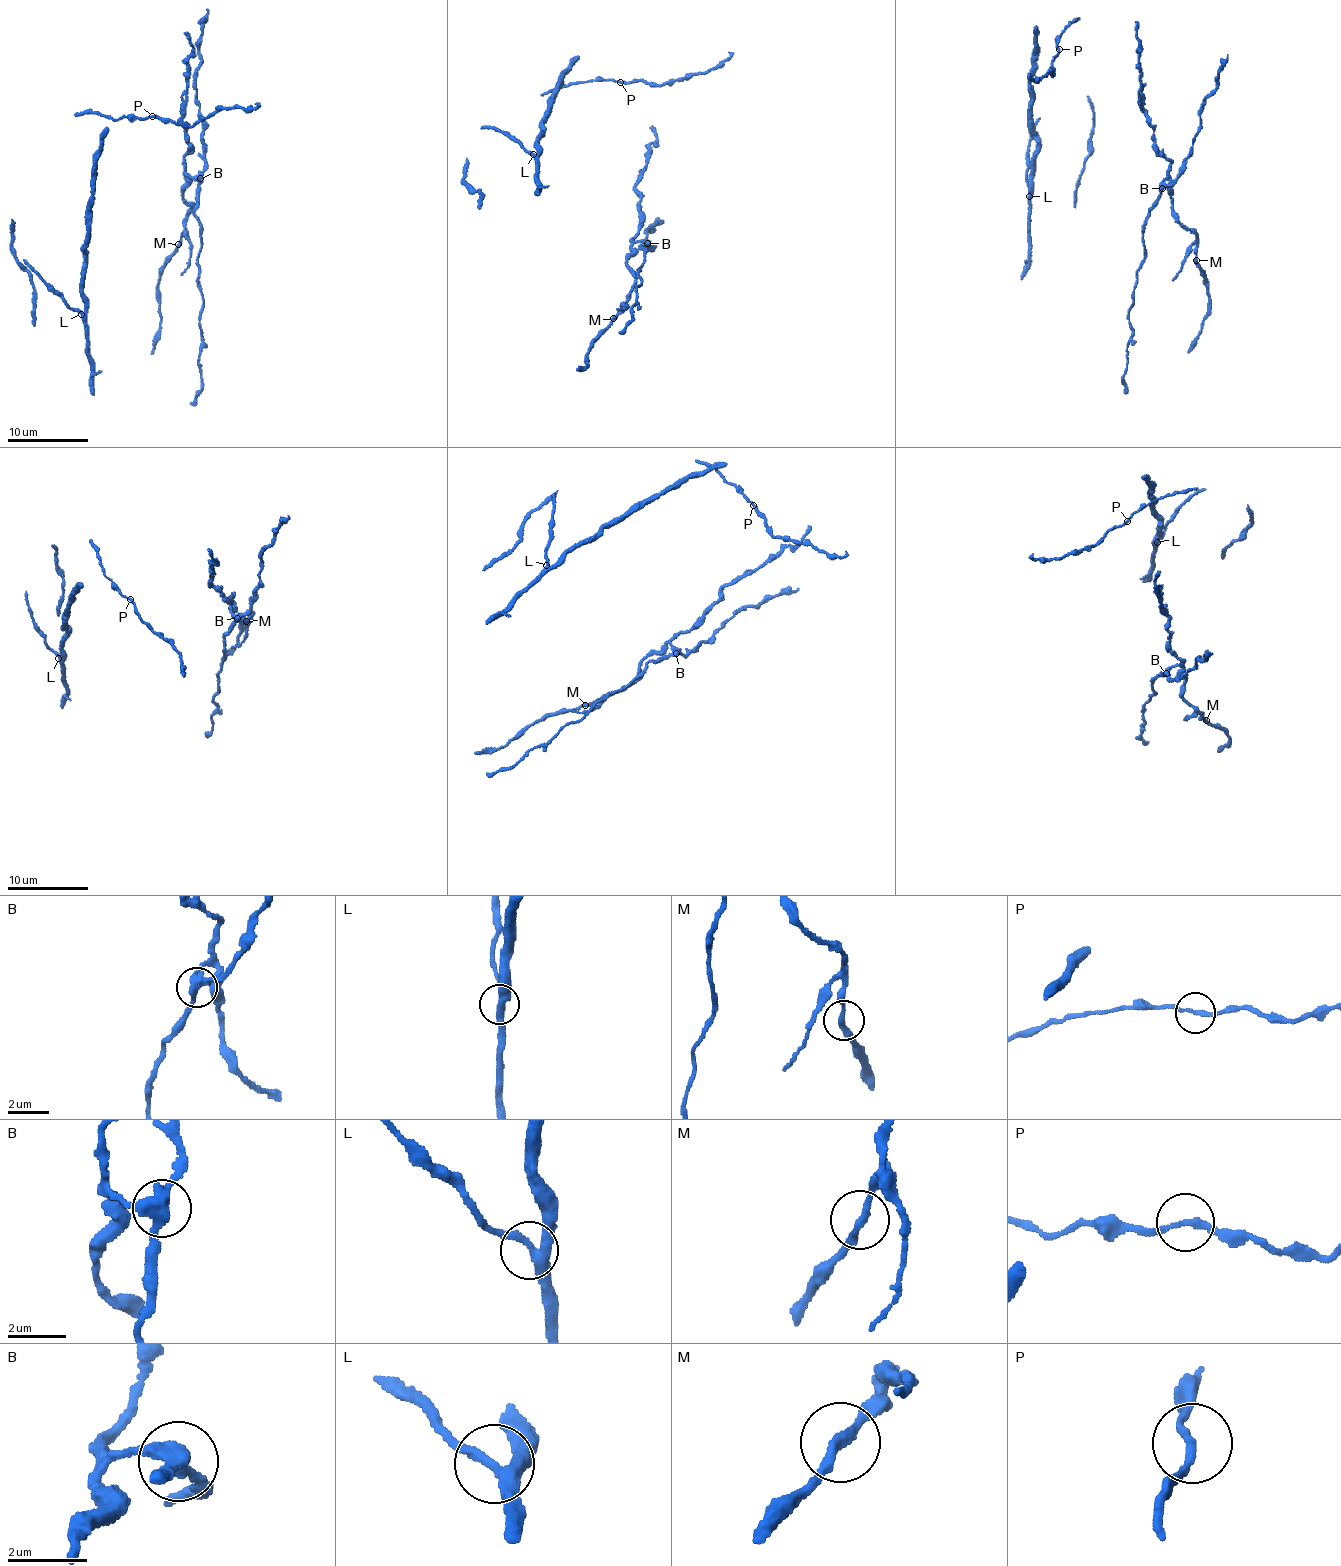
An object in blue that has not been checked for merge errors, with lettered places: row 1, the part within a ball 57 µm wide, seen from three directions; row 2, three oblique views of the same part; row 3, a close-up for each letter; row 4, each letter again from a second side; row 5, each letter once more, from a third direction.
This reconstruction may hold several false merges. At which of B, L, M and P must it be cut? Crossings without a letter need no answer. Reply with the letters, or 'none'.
B

